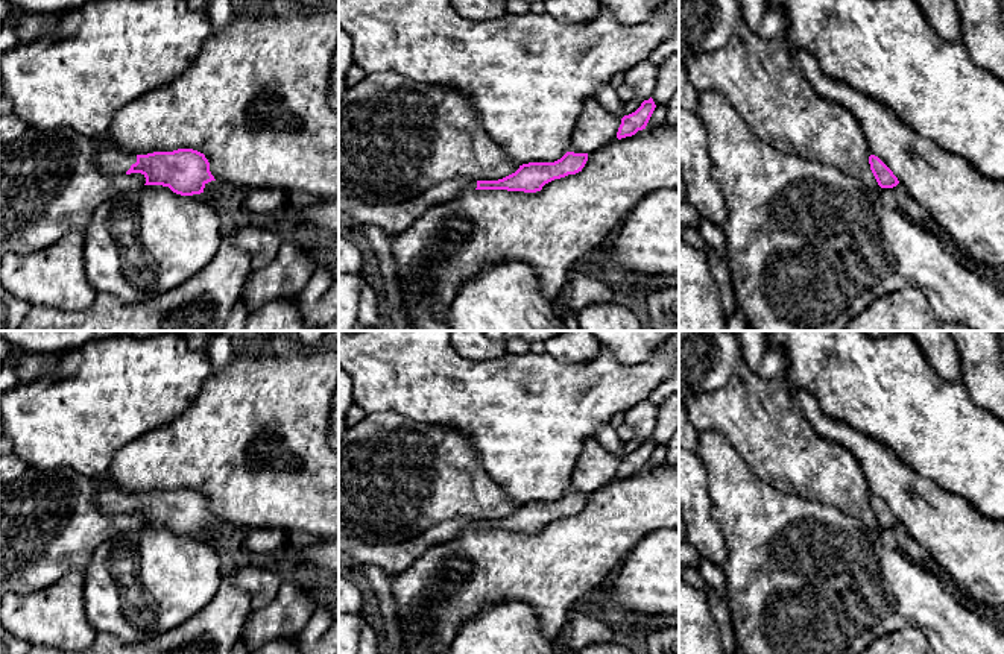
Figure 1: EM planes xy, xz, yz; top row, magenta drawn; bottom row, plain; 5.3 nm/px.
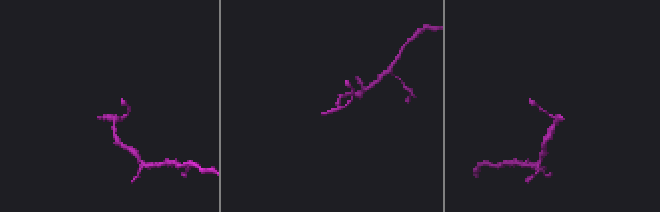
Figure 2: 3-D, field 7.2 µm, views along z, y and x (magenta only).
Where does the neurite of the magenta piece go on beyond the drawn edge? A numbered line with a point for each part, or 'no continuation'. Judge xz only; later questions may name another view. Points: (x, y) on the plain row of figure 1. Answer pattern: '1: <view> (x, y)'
1: xz (392, 557)

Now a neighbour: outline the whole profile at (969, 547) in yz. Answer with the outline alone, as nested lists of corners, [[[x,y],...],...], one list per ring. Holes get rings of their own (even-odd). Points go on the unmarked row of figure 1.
[[[799,388],[791,398],[822,439],[838,443],[855,457],[870,495],[878,496],[893,511],[907,533],[952,577],[958,589],[986,605],[1004,605],[1004,520],[986,517],[961,496],[945,492],[911,470],[886,445],[823,414],[811,393]]]

